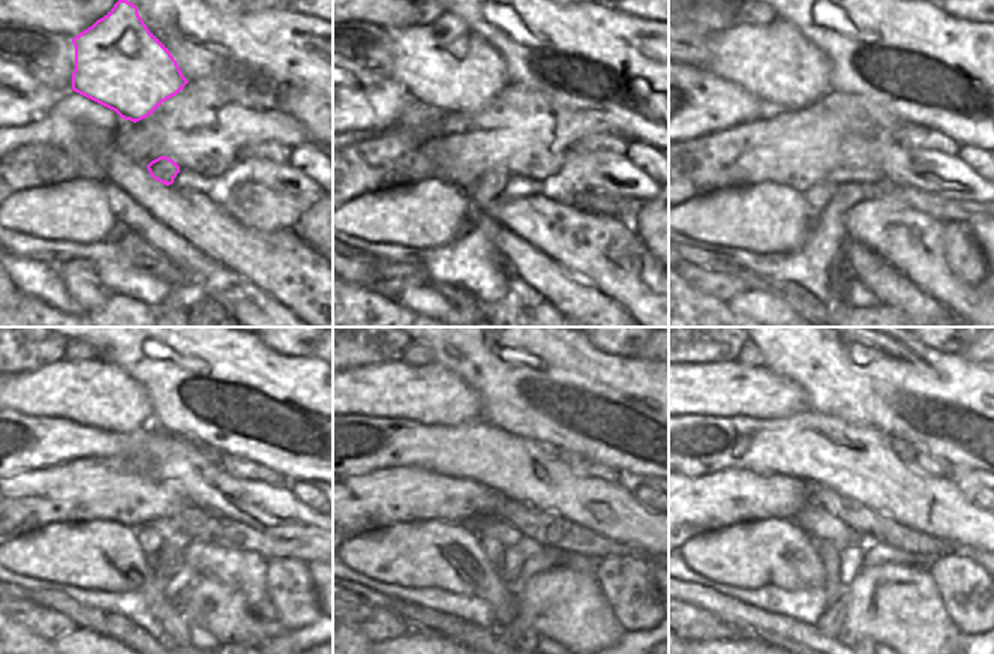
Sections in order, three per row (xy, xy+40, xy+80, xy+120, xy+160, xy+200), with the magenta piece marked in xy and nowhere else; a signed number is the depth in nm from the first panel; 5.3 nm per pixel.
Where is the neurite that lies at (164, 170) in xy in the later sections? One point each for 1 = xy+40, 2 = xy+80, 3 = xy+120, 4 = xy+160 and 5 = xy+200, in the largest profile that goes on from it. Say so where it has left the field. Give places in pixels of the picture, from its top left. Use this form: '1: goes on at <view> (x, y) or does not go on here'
1: goes on at xy+40 (483, 194)
2: goes on at xy+80 (819, 195)
3: goes on at xy+120 (147, 536)
4: goes on at xy+160 (492, 531)
5: goes on at xy+200 (826, 530)

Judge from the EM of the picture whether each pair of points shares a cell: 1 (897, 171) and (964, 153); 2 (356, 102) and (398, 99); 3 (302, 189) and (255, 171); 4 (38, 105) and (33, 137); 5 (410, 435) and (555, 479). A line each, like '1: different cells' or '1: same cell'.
1: different cells
2: same cell
3: same cell
4: different cells
5: same cell

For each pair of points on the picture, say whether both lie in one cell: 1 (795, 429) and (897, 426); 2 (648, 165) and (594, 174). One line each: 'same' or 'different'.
1: different
2: different

